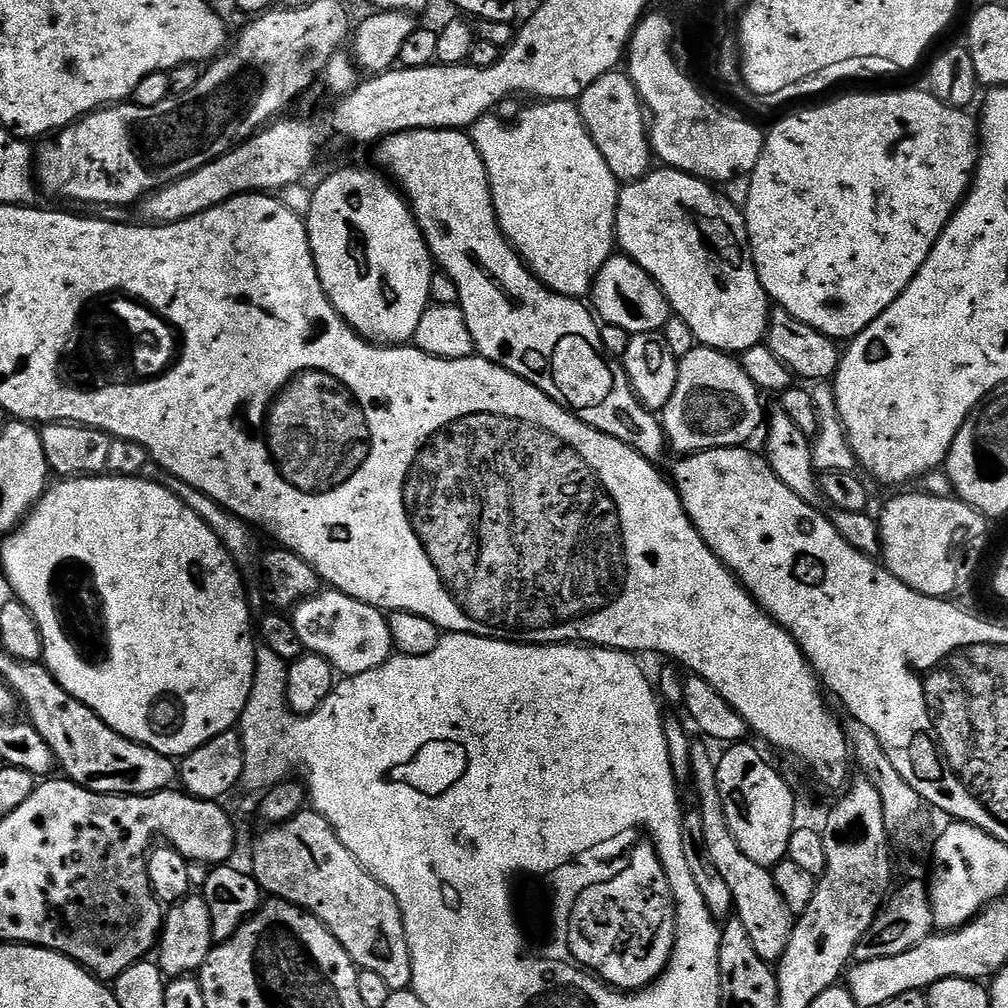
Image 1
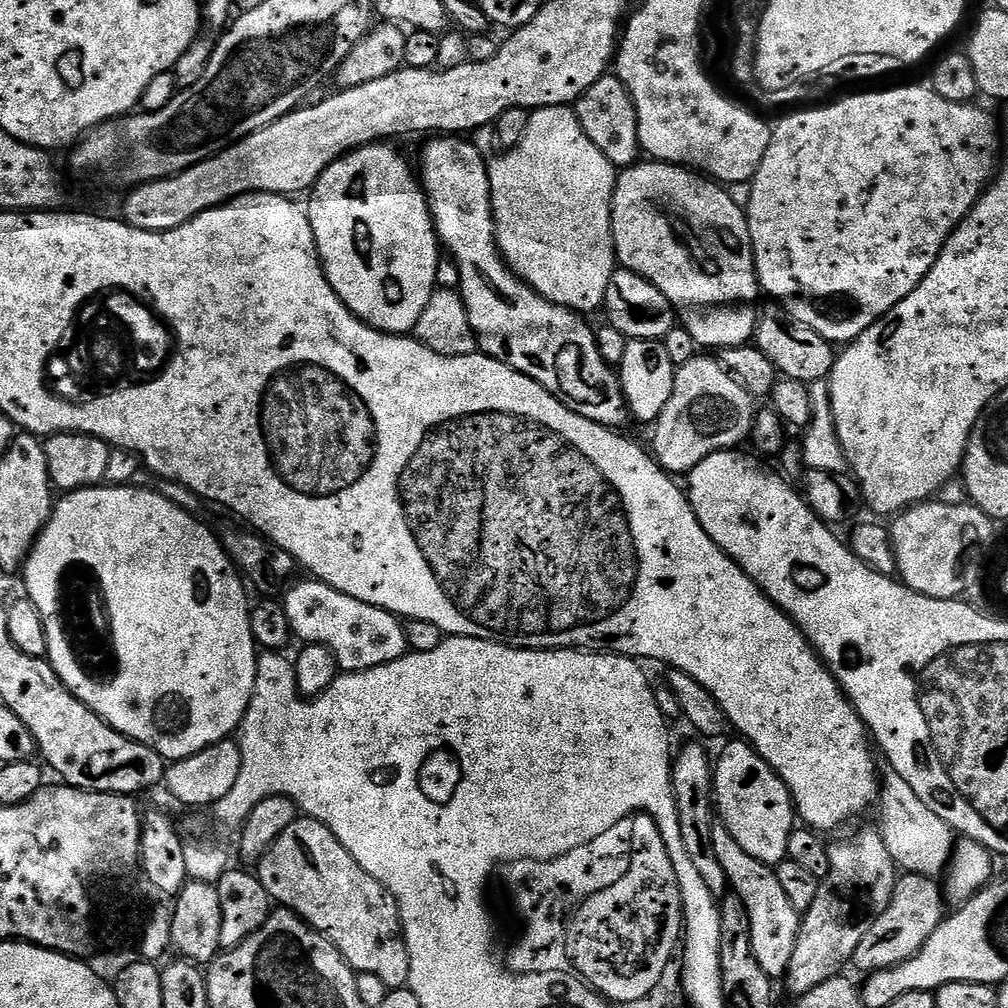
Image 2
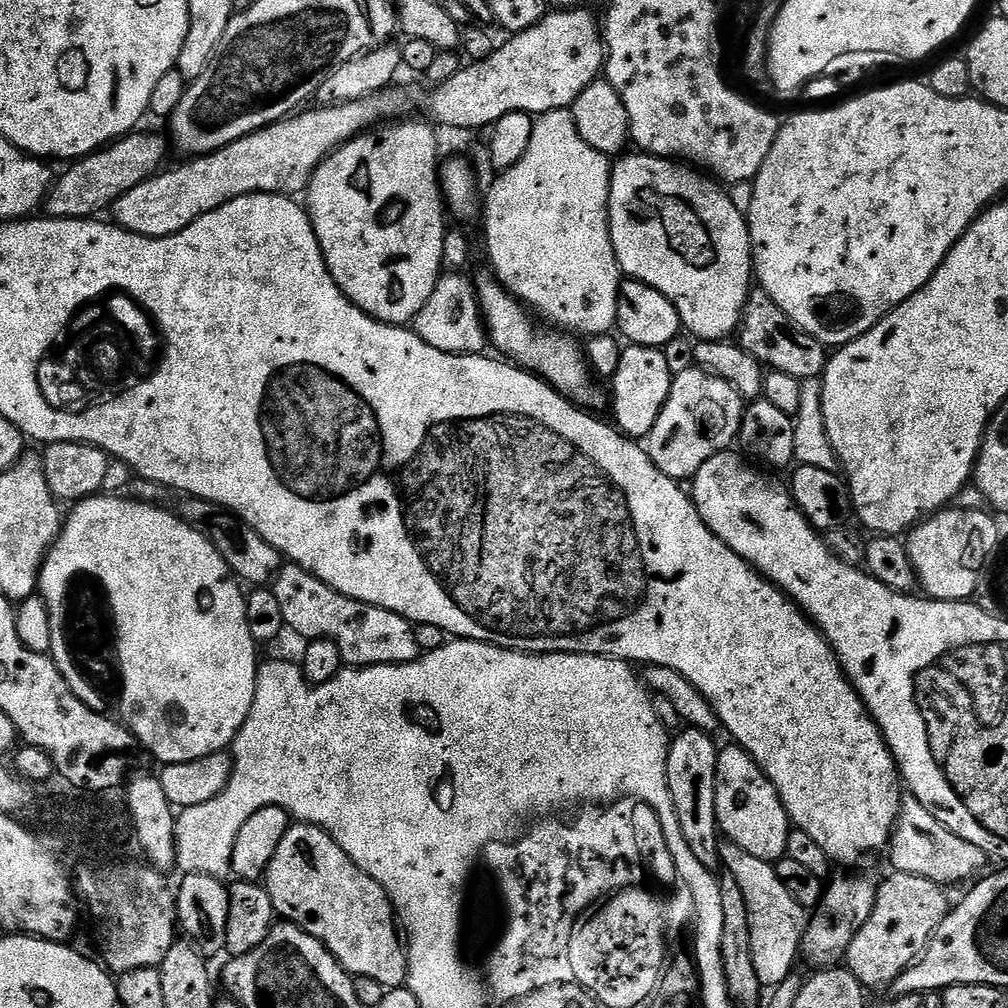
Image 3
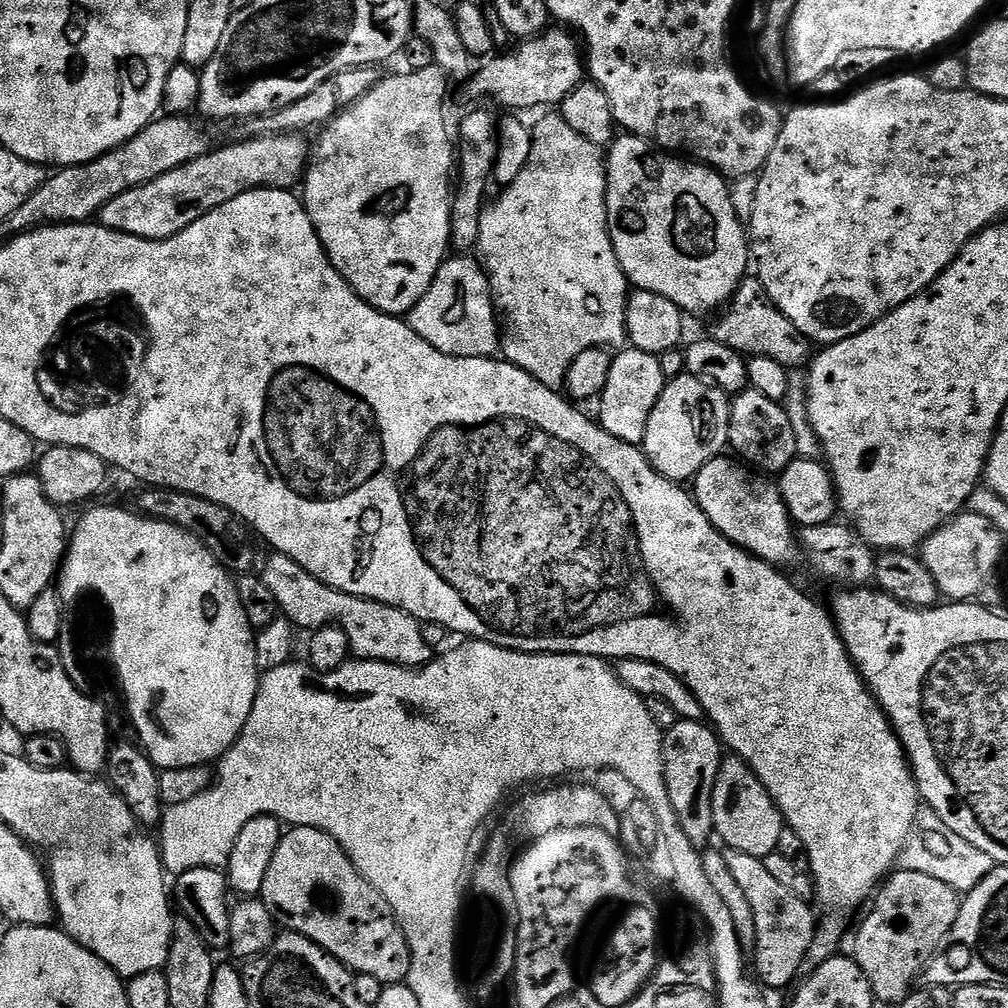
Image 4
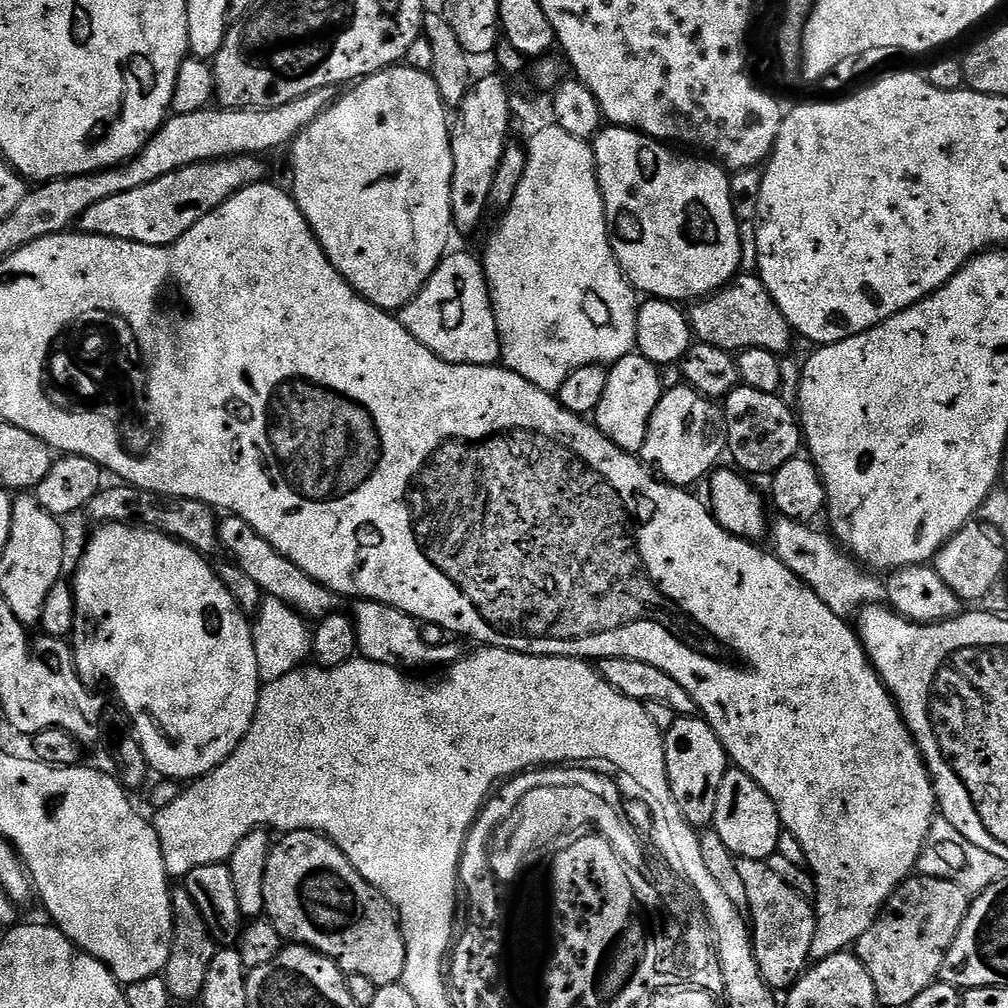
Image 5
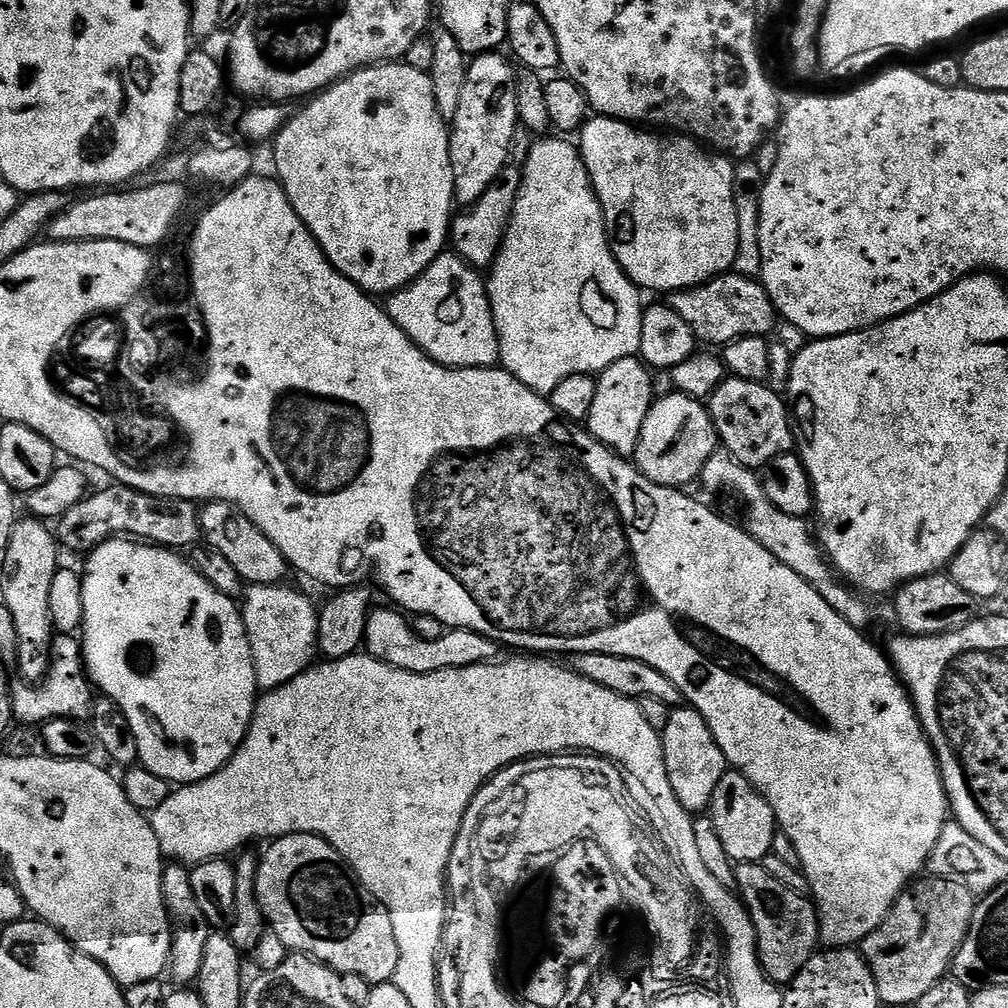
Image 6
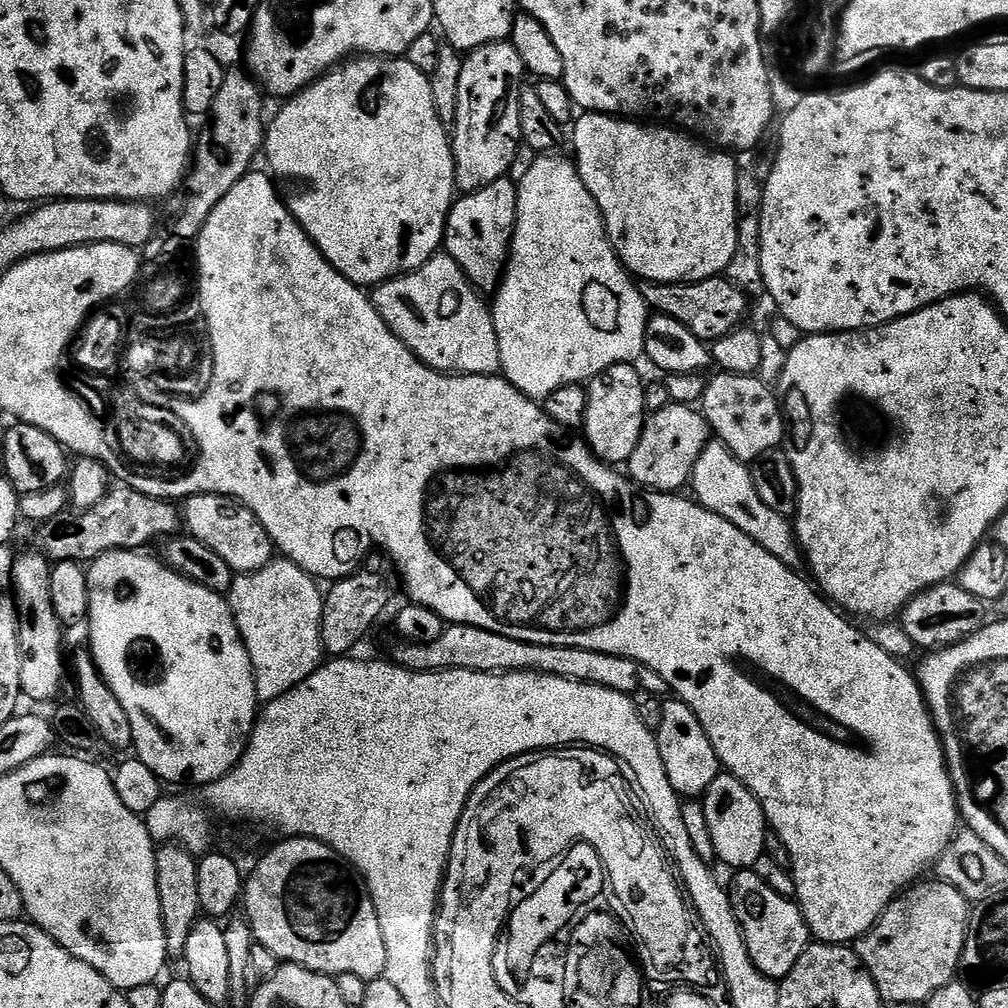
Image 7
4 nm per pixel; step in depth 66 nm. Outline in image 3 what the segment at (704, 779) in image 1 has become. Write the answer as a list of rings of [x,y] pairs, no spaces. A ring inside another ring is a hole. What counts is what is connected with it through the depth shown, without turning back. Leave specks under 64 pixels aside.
[[[731,842],[721,843],[720,862],[723,871],[738,882],[738,890],[742,890],[742,898],[746,898],[746,910],[750,918],[750,954],[754,962],[754,970],[758,974],[758,982],[765,989],[773,990],[785,982],[787,976],[797,967],[796,959],[802,956],[804,931],[808,929],[809,913],[782,886],[775,867],[762,858],[754,858],[754,854],[746,854],[742,846]]]

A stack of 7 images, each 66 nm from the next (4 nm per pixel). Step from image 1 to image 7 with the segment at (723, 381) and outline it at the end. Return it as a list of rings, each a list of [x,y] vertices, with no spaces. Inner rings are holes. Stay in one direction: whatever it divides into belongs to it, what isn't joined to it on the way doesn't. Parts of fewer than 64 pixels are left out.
[[[667,404],[645,419],[638,446],[634,446],[634,454],[630,454],[626,465],[627,475],[632,483],[649,492],[679,493],[680,487],[691,481],[694,466],[709,442],[709,424],[702,411],[687,404]]]

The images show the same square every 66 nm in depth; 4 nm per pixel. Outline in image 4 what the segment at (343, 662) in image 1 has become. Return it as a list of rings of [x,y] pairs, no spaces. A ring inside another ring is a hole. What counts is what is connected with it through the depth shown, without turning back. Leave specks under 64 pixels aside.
[[[273,551],[264,564],[262,575],[278,602],[283,619],[297,629],[340,628],[350,644],[350,653],[358,660],[377,660],[383,664],[397,664],[400,668],[418,669],[434,660],[434,650],[422,638],[421,621],[401,608],[367,600],[354,594],[330,587],[314,574],[310,574],[294,558]]]

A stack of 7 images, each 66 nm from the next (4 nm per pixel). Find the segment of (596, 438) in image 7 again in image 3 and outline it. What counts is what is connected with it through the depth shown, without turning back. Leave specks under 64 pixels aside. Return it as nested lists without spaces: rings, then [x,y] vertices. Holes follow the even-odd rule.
[[[641,344],[625,347],[620,354],[618,370],[610,381],[611,419],[615,427],[637,442],[643,441],[651,434],[654,422],[658,422],[658,414],[662,414],[662,406],[666,406],[672,377],[672,371],[670,366],[666,366],[666,358],[661,349],[647,348]]]

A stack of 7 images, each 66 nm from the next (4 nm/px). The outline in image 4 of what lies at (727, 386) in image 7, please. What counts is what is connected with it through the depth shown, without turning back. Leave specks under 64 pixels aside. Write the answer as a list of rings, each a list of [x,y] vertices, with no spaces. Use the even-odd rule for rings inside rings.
[[[749,388],[731,401],[731,422],[728,427],[729,445],[745,463],[773,474],[784,471],[797,459],[796,439],[785,407],[779,402]]]

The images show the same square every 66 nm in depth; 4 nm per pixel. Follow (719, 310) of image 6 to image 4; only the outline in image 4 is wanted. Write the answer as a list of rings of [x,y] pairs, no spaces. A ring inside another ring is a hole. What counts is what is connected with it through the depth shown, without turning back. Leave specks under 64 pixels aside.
[[[745,278],[736,287],[726,307],[719,313],[720,321],[710,332],[711,339],[722,342],[722,346],[730,346],[730,350],[739,352],[745,358],[765,356],[774,358],[782,367],[803,369],[813,359],[814,344],[807,336],[778,310],[766,294],[759,278]]]

